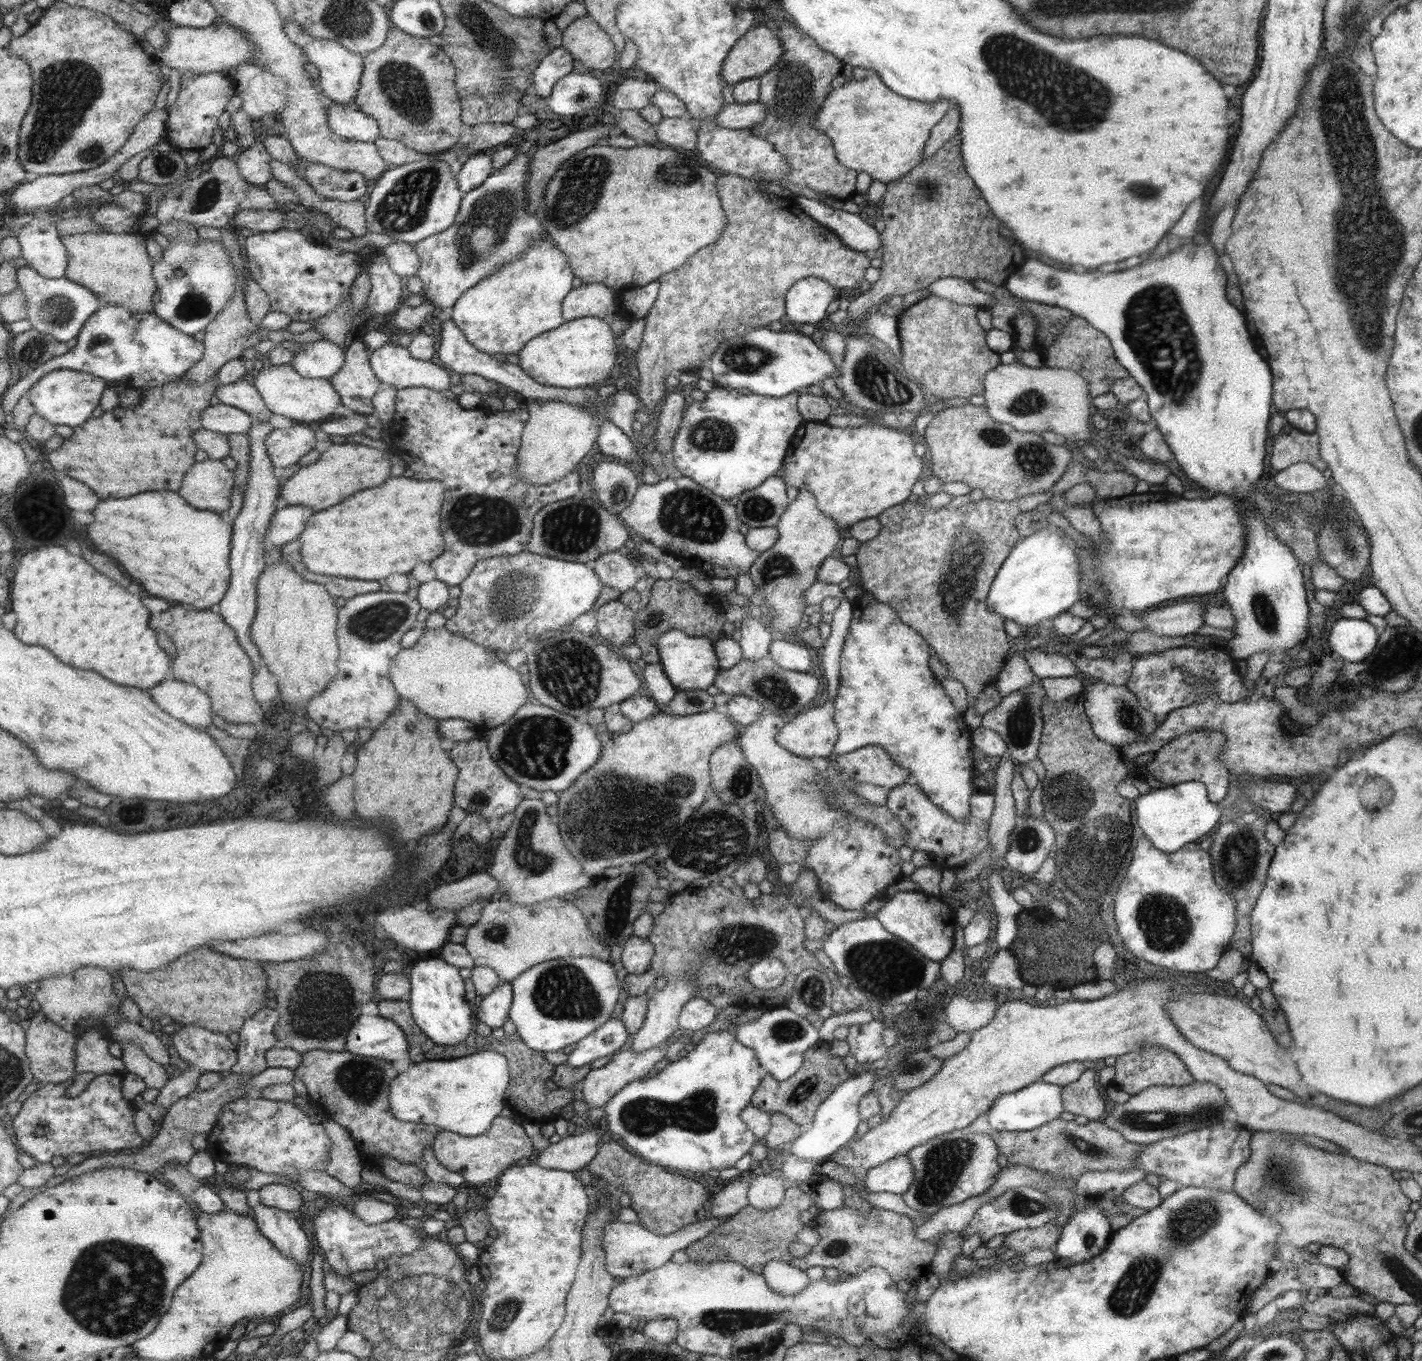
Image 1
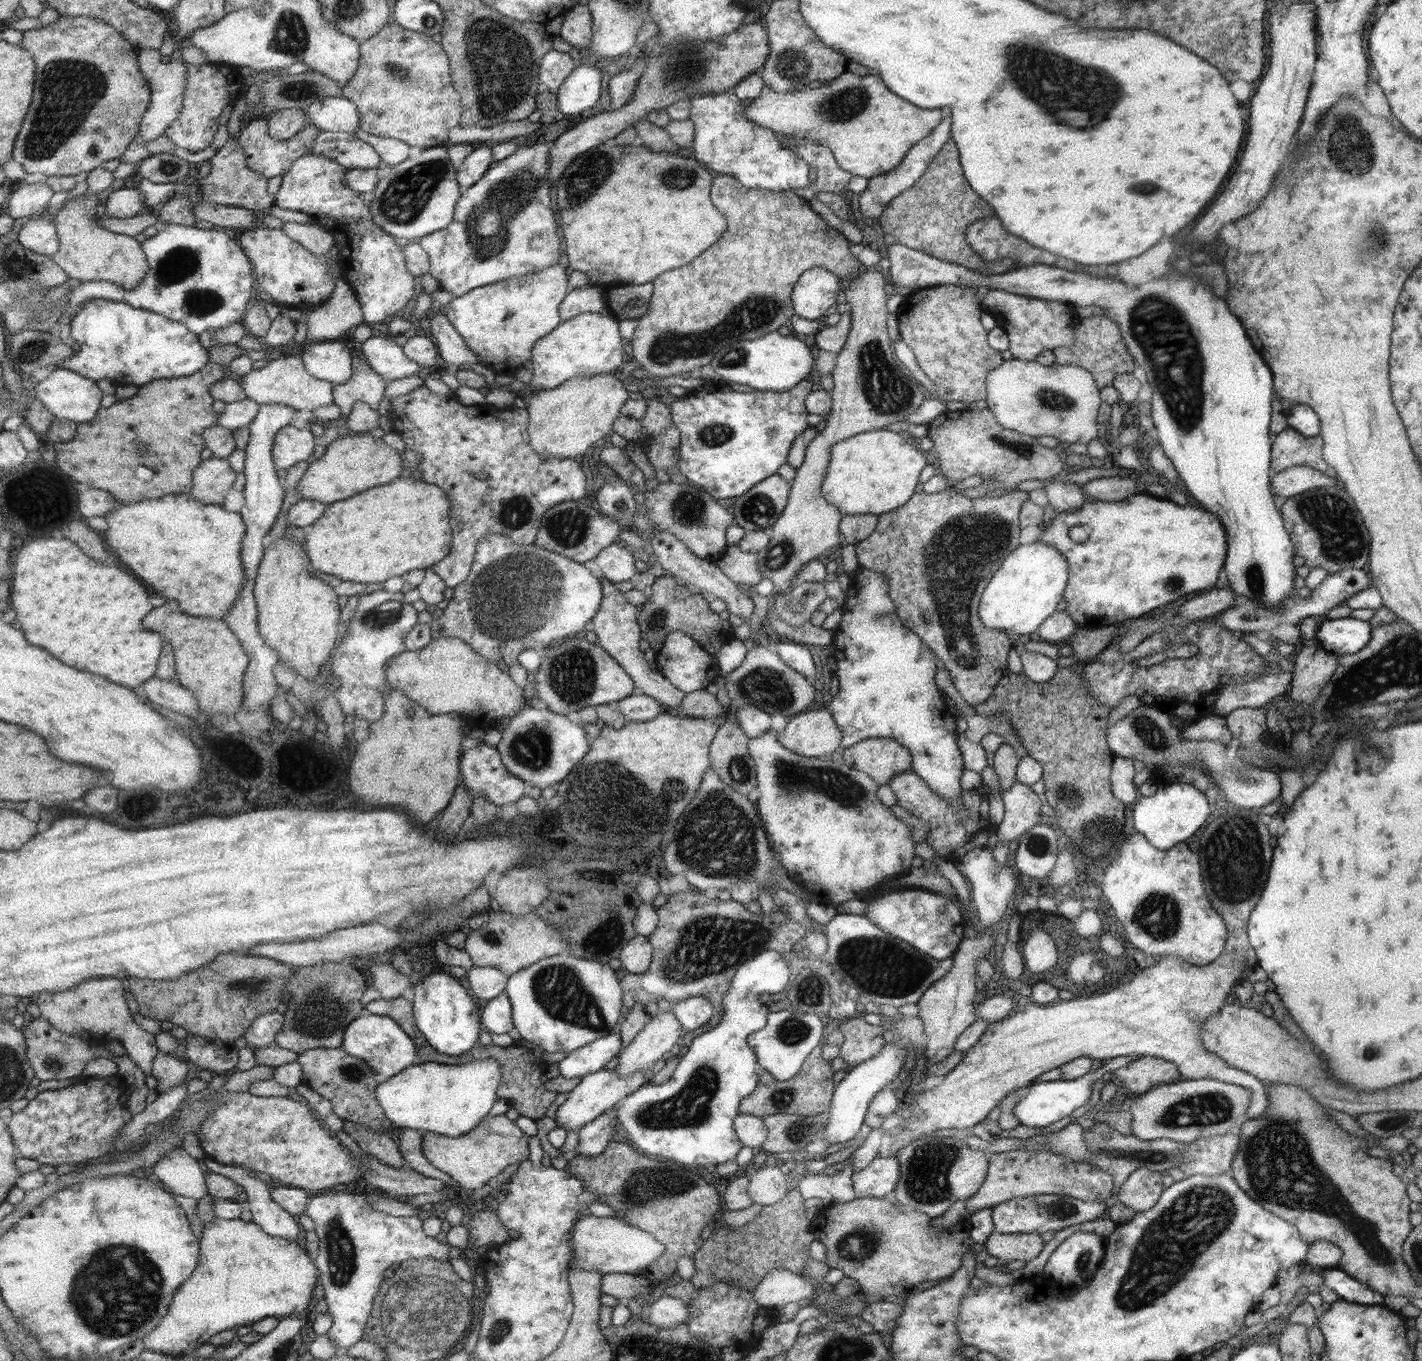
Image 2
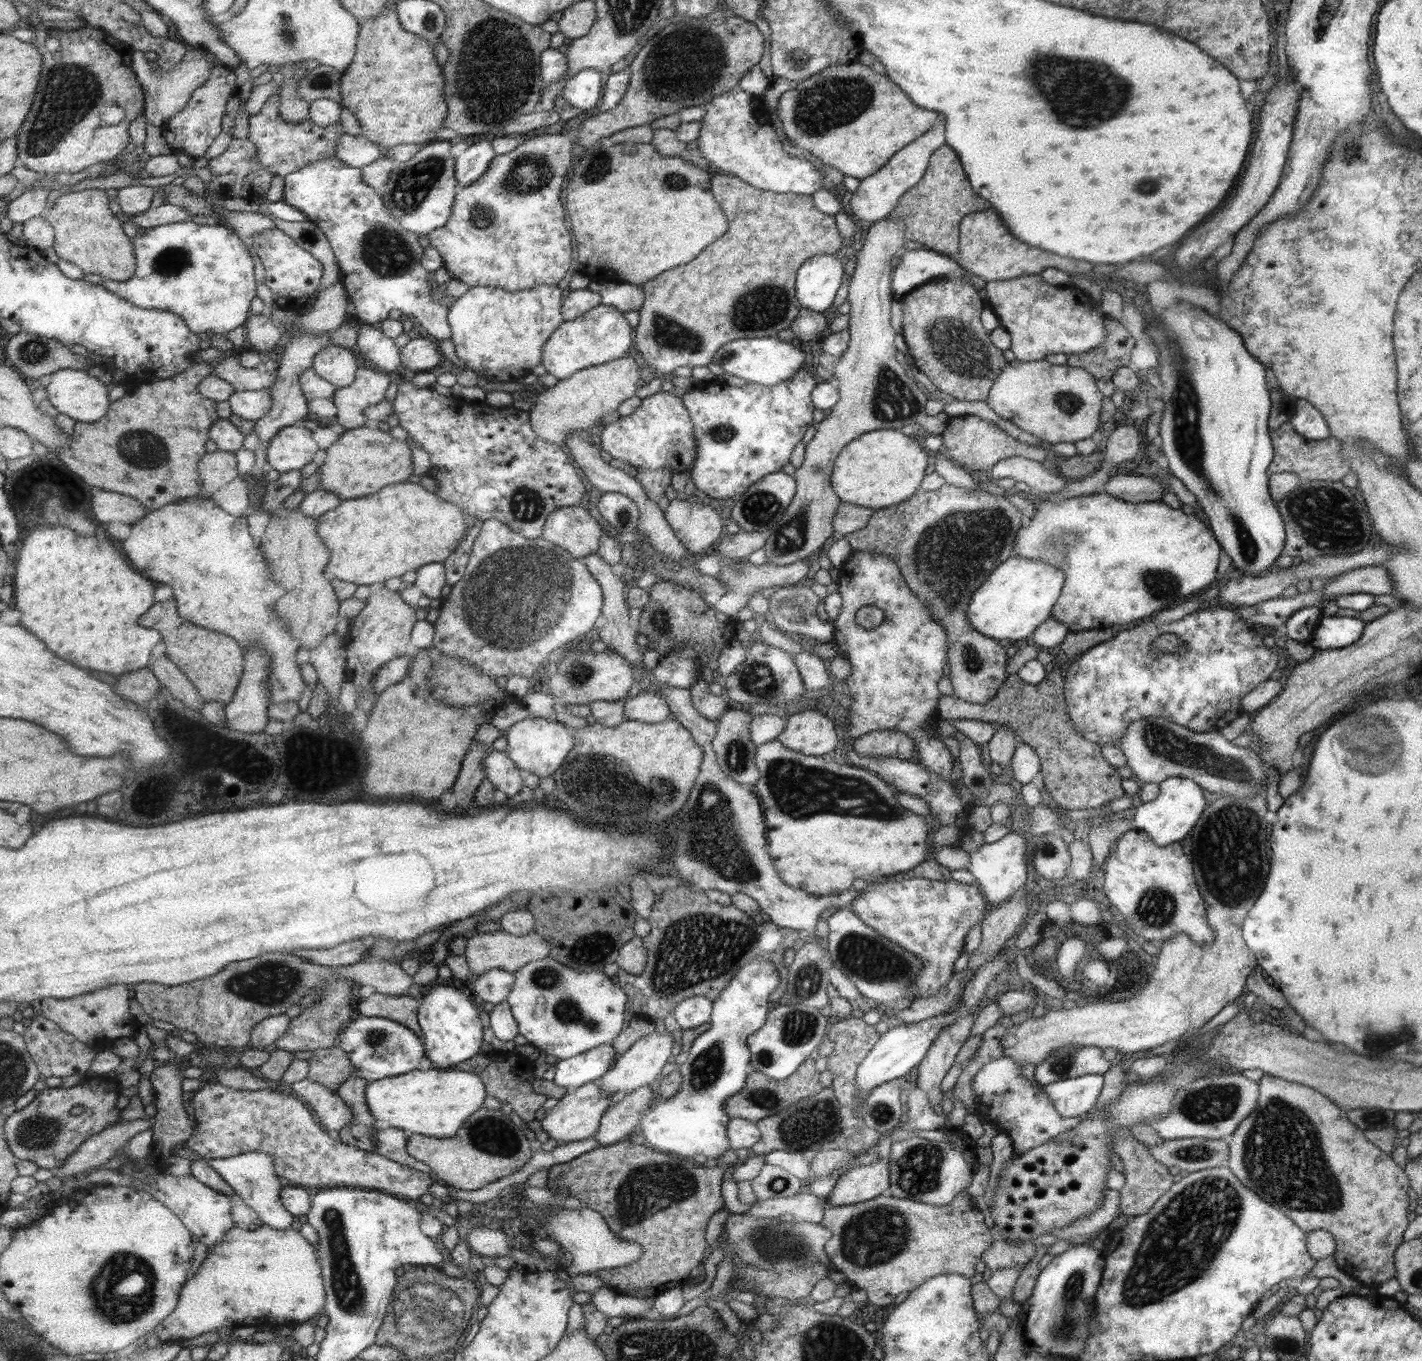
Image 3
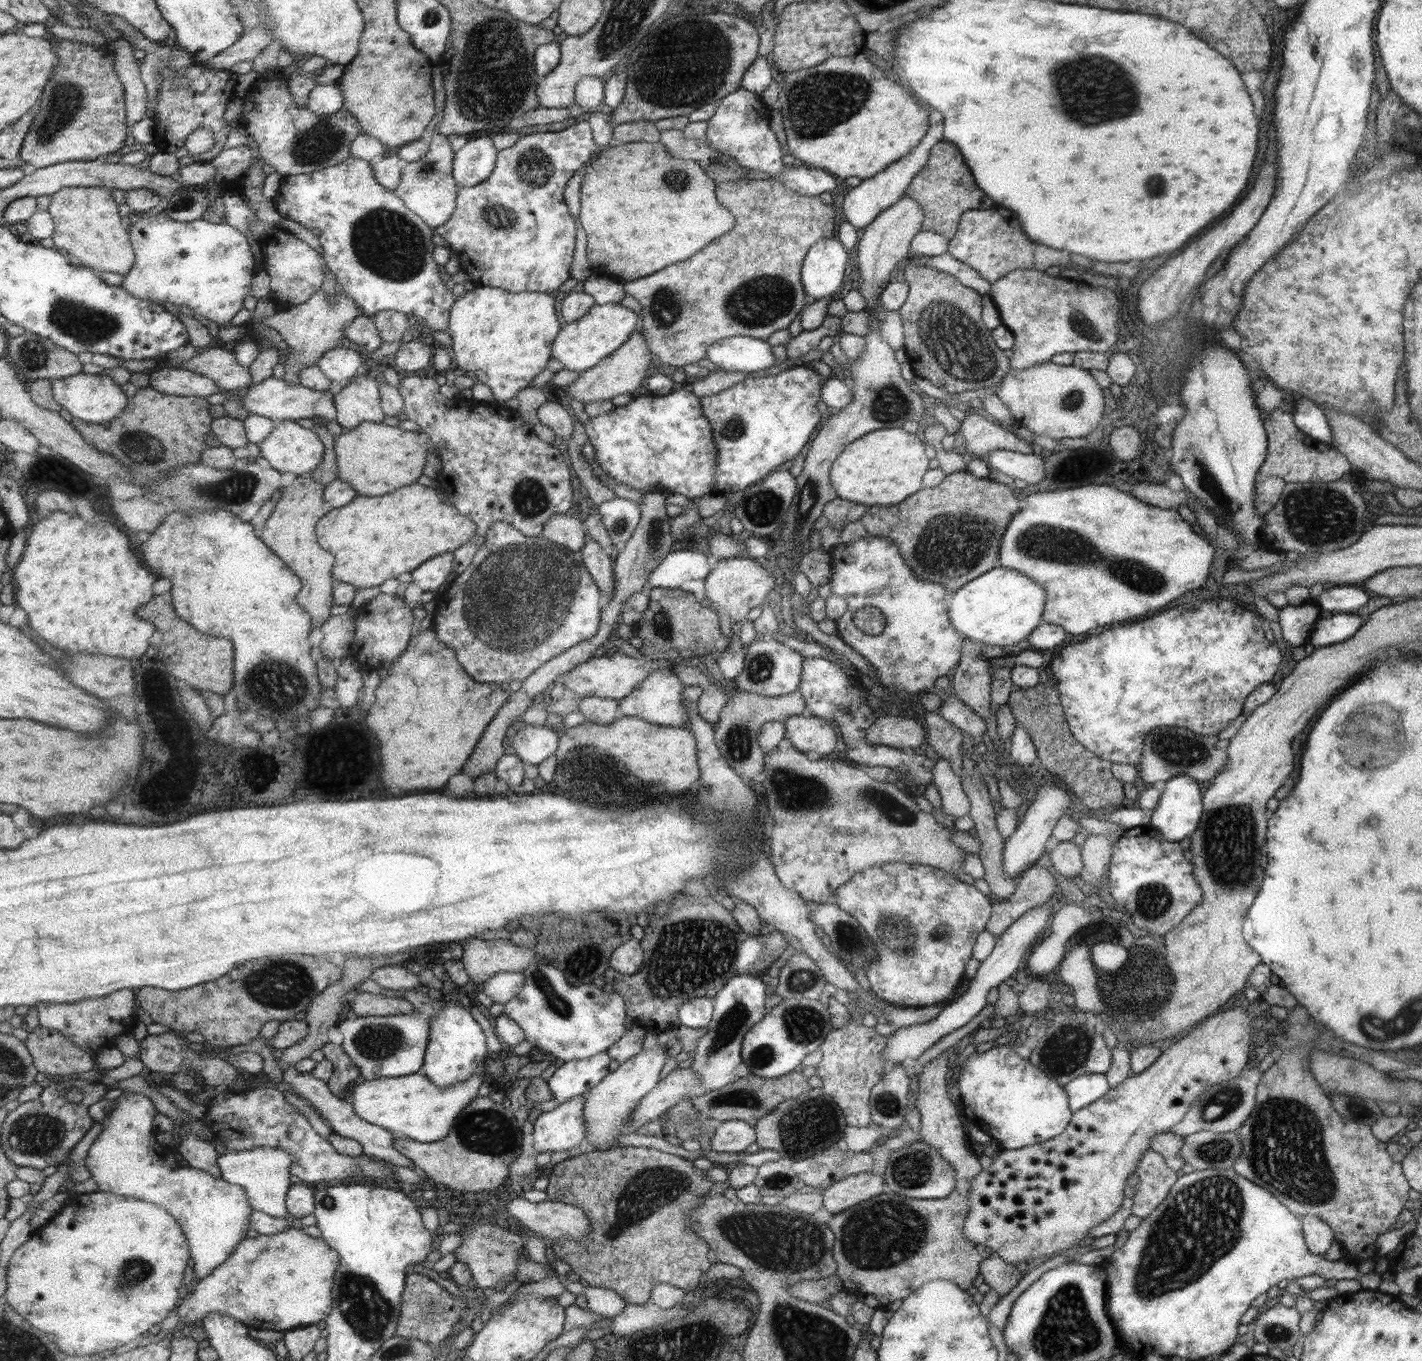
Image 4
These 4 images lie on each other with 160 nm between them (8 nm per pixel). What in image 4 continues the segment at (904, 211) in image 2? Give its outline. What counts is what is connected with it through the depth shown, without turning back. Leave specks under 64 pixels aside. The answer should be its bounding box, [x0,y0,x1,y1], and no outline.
[904,140,993,241]

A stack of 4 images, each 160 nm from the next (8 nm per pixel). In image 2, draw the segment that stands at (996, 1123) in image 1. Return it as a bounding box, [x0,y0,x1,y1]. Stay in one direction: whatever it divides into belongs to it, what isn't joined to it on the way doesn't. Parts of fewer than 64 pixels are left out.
[1014,1056,1135,1128]

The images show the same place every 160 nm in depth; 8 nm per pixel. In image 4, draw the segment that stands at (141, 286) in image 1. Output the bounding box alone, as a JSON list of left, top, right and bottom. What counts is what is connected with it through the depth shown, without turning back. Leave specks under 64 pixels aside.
[48,186,136,275]

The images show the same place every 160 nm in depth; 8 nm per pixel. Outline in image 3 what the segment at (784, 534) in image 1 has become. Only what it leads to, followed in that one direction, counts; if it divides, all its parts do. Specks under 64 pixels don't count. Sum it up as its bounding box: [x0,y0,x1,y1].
[764,216,948,566]

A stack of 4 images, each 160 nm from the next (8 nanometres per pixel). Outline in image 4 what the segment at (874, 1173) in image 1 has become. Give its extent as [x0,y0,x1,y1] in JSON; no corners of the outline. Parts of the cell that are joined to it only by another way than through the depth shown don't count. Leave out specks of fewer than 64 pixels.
[820,1172,883,1216]

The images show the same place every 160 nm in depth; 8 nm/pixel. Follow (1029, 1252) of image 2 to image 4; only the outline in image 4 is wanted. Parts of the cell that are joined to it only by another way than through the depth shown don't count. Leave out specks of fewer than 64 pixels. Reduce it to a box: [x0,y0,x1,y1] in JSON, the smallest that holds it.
[979,1254,1023,1296]

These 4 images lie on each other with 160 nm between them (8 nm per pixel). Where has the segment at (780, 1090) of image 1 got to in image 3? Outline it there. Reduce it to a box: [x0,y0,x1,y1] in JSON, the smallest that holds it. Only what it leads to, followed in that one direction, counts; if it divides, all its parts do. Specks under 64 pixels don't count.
[724,1058,821,1122]

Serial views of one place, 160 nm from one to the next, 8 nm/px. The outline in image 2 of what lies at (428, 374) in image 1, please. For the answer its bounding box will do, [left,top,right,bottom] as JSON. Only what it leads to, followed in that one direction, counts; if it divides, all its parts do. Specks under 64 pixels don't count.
[361,335,422,381]

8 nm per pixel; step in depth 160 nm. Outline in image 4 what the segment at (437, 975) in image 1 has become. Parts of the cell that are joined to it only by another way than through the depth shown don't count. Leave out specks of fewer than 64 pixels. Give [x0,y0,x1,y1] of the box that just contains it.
[424,1002,488,1088]

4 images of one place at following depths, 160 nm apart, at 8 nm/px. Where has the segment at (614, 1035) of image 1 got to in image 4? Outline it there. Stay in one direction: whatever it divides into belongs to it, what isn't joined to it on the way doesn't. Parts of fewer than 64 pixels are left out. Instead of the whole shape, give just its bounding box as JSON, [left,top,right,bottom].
[548,1052,613,1103]

